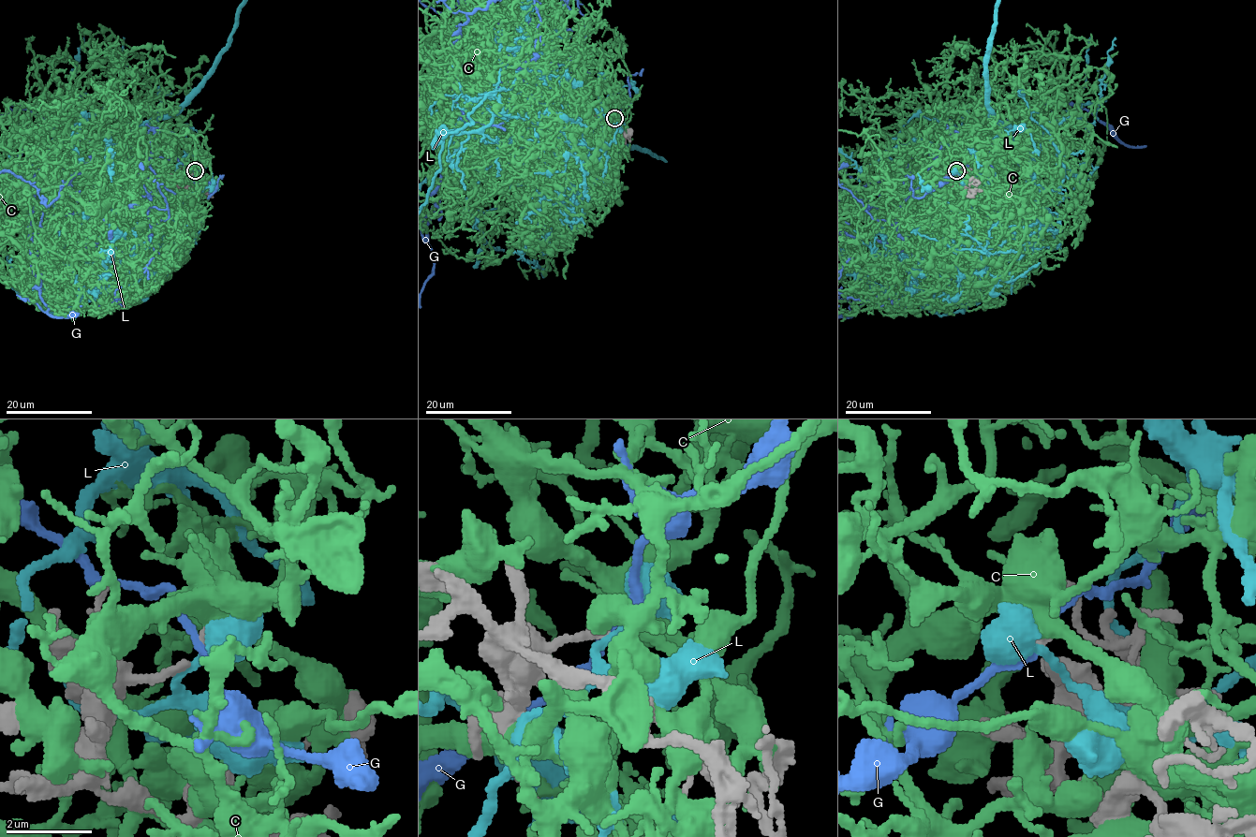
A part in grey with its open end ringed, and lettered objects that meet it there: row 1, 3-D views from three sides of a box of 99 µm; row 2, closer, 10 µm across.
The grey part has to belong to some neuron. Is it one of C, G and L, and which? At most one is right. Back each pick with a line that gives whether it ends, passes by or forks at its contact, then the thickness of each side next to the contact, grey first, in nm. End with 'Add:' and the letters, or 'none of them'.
Add: none of them

